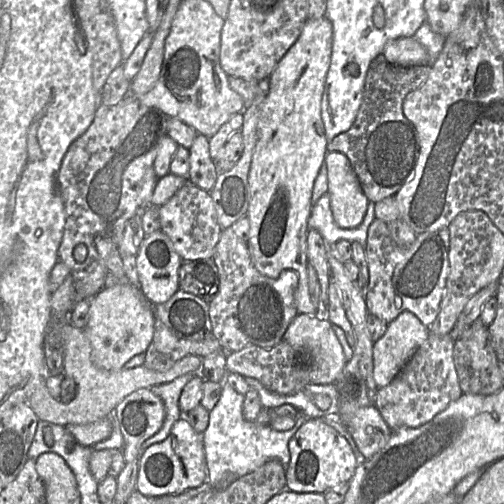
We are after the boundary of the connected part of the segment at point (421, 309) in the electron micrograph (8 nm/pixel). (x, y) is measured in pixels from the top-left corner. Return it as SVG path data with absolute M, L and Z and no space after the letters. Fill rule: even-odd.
M374 218L368 228L365 245L365 256L368 265L369 279L364 292L367 311L387 324L392 322L402 312L414 314L427 328L434 322L446 288L449 274L448 250L444 246L438 233L424 232L416 234L413 244L407 248L398 246L392 239L386 223Z

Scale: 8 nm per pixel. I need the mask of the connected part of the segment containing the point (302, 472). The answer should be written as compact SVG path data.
M309 418L289 440L290 463L286 468L286 488L297 493L322 493L350 482L358 462L349 442L322 418Z

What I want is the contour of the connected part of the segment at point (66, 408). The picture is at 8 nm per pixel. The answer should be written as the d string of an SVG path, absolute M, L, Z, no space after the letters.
M66 322L61 327L62 345L64 351L64 375L73 378L77 383L75 397L63 403L51 396L46 387L46 374L37 378L32 388L28 403L40 420L52 424L67 426L71 424L84 425L96 422L113 415L115 407L129 394L140 388L168 383L174 379L198 371L202 359L195 355L187 355L177 361L169 370L157 372L144 365L131 369L105 370L96 366L91 359L91 345L83 329Z

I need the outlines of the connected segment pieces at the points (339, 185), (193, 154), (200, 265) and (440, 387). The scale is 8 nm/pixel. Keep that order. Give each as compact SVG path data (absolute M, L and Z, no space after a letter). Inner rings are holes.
M328 151L324 162L334 222L343 229L355 228L363 221L369 200L345 154Z
M198 133L190 148L188 181L210 192L218 177L217 163L211 158L209 138Z
M212 258L183 261L179 269L179 289L210 302L219 289L219 273Z
M429 335L399 374L387 386L378 389L374 405L393 431L428 423L463 394L453 350L454 340L450 335Z

